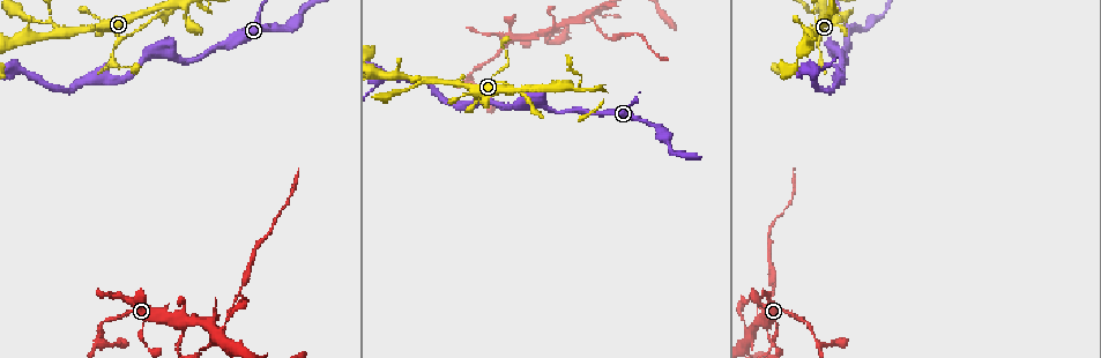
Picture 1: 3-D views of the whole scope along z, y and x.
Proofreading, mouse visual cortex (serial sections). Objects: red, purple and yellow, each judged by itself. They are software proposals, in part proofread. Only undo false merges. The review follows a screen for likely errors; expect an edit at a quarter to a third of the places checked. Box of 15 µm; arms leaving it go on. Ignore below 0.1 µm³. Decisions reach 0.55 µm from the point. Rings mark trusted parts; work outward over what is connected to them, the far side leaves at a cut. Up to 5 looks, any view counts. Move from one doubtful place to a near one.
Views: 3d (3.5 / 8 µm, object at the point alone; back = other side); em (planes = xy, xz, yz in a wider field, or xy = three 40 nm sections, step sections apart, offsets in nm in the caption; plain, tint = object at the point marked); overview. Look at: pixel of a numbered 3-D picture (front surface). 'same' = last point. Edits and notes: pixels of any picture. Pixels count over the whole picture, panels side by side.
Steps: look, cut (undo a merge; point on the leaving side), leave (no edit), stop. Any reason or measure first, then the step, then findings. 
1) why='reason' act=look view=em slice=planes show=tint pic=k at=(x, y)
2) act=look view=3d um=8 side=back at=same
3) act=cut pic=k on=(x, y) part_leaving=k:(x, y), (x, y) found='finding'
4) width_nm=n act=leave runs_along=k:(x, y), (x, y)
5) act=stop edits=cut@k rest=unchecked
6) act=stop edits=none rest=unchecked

why='sudden change in width' act=look view=em slice=xy step=5 show=tint pic=1 at=(50, 18)

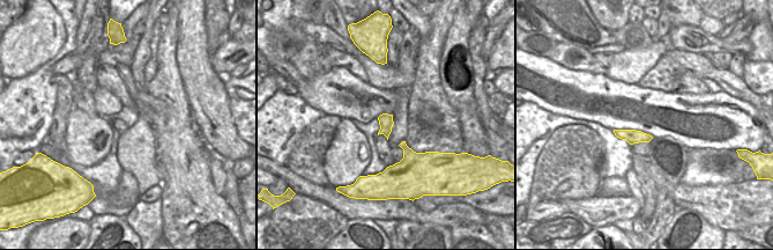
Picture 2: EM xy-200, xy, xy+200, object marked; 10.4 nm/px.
why='see where the arms go' act=look view=3d um=3.5 at=same

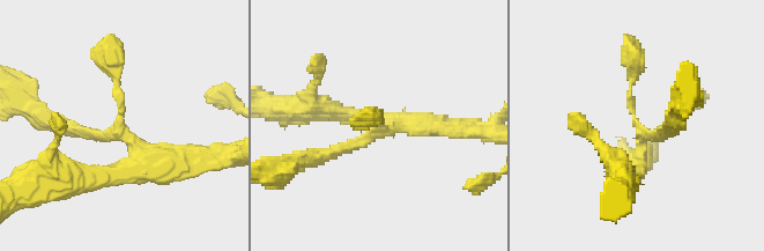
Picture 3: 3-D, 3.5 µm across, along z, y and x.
arms=3 arm_widths_nm=150,150,300 act=leave runs_along=3:(173, 164), (124, 135), (120, 82), (96, 58) found='continuous, no second cell'

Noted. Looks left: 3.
why='three-way junction' act=look view=em slice=xy step=5 show=tint pic=1 at=(748, 332)

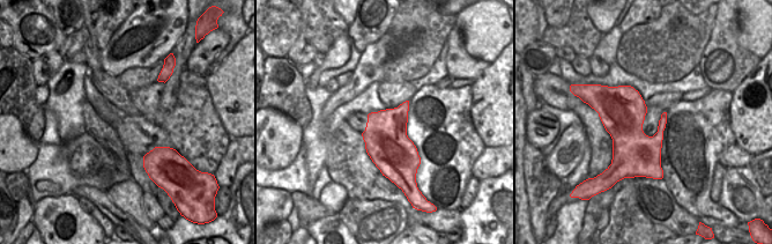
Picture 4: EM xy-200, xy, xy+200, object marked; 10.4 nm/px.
act=look view=3d um=3.5 at=same

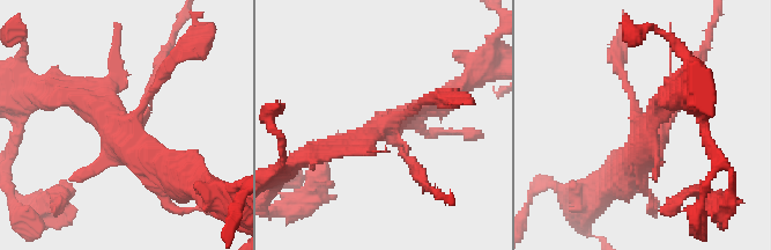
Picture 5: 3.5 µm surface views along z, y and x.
act=cut pic=5 on=(409, 160) part_leaving=5:(401, 142), (405, 157), (437, 193) found='a second cell is stuck on'

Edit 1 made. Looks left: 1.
act=stop edits=cut@5 rest=unchecked

